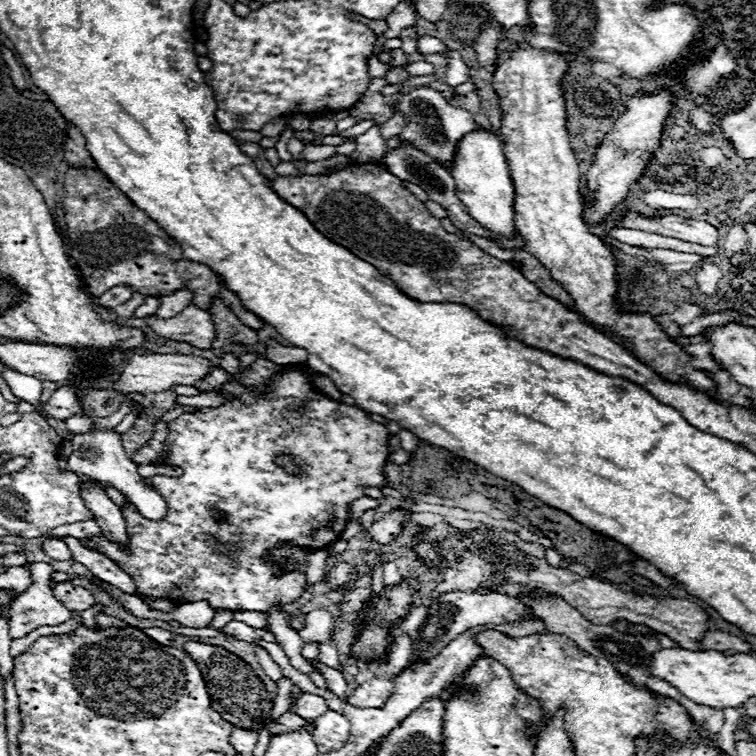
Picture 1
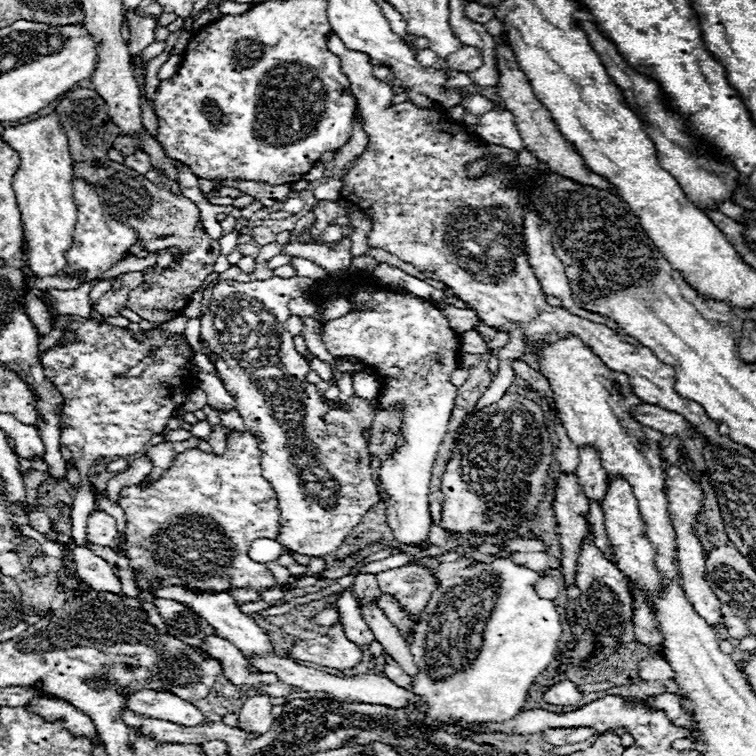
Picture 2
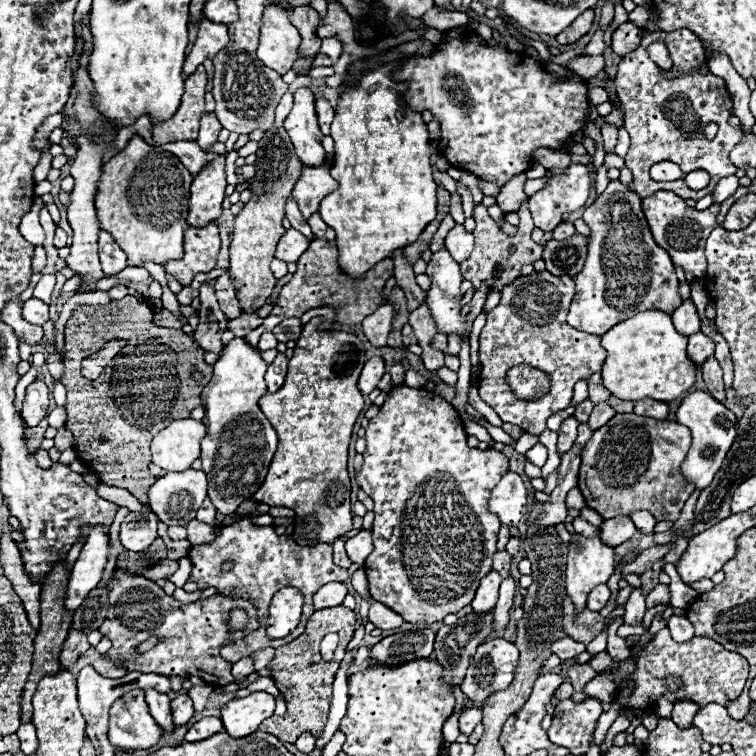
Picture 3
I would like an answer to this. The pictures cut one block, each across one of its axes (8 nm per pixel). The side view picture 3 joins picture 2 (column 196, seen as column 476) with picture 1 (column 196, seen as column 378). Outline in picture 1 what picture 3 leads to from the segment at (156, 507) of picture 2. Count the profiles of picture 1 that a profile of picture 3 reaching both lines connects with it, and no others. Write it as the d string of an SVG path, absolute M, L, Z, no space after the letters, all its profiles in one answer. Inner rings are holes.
M292 366L290 370L284 370L282 374L276 374L272 380L270 380L270 392L264 394L264 396L258 396L256 392L252 392L250 388L242 386L240 382L228 382L220 388L220 394L222 396L228 396L230 400L222 406L216 406L216 408L200 408L198 412L194 414L182 414L178 416L176 420L168 422L168 438L166 438L166 446L168 446L168 456L162 464L166 466L180 466L184 470L184 474L180 478L170 478L170 476L162 476L162 474L156 474L152 478L144 478L144 482L148 486L152 486L166 502L168 506L168 514L166 518L162 520L148 520L144 516L140 516L140 512L126 500L126 506L122 508L122 516L126 520L126 528L128 528L128 550L120 550L118 544L110 542L106 536L94 536L90 538L90 544L98 548L100 554L108 556L110 560L114 560L116 564L122 566L122 570L134 580L136 584L136 592L142 594L142 596L152 596L152 598L166 598L166 600L172 600L176 606L180 604L186 604L186 602L198 602L198 600L206 600L212 608L216 610L232 610L232 612L238 612L238 610L244 610L244 612L268 612L268 616L276 614L276 612L282 612L282 610L272 610L274 604L282 604L288 606L292 602L296 602L302 592L304 592L304 586L306 586L306 576L302 572L294 572L294 570L276 570L272 566L272 562L268 560L268 552L274 550L274 548L280 548L282 544L290 542L294 546L304 546L304 548L310 548L312 552L314 550L320 550L324 546L328 546L330 542L338 540L346 528L346 524L350 522L350 504L364 496L362 488L364 486L372 486L372 488L382 488L386 484L384 480L384 464L390 456L390 450L388 450L388 428L370 420L370 416L356 408L356 406L348 406L348 404L342 404L342 402L336 402L336 400L330 400L328 396L320 394L312 382L308 380L308 374L304 370L300 370L298 366ZM282 454L290 454L292 458L296 458L296 464L300 468L302 474L286 474L282 470L282 466L276 466L276 458L282 456Z

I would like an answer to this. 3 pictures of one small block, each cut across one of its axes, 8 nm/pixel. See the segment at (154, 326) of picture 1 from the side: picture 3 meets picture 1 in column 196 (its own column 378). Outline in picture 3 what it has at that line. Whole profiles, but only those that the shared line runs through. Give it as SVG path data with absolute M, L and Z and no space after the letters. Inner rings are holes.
M382 304L374 314L366 316L362 320L362 330L364 330L364 334L366 334L366 338L370 340L372 346L376 346L376 348L386 346L390 331L384 332L384 322L392 320L392 314L394 314L392 306Z

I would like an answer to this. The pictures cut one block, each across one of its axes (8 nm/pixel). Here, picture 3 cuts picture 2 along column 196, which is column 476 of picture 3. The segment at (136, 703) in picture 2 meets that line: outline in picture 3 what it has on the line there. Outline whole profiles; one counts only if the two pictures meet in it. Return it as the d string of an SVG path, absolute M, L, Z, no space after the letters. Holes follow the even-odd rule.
M468 708L460 714L460 732L470 736L474 726L482 722L482 710L480 708Z

